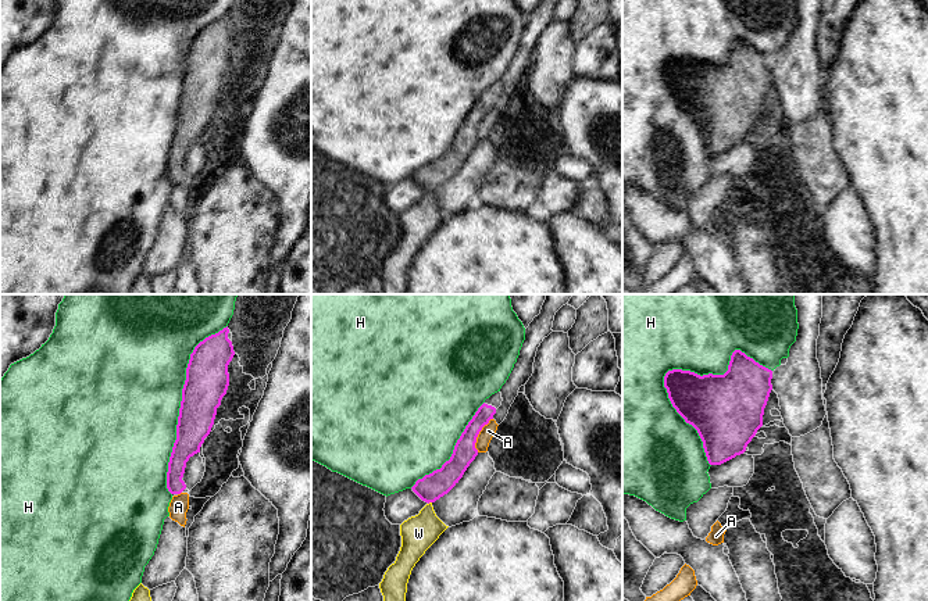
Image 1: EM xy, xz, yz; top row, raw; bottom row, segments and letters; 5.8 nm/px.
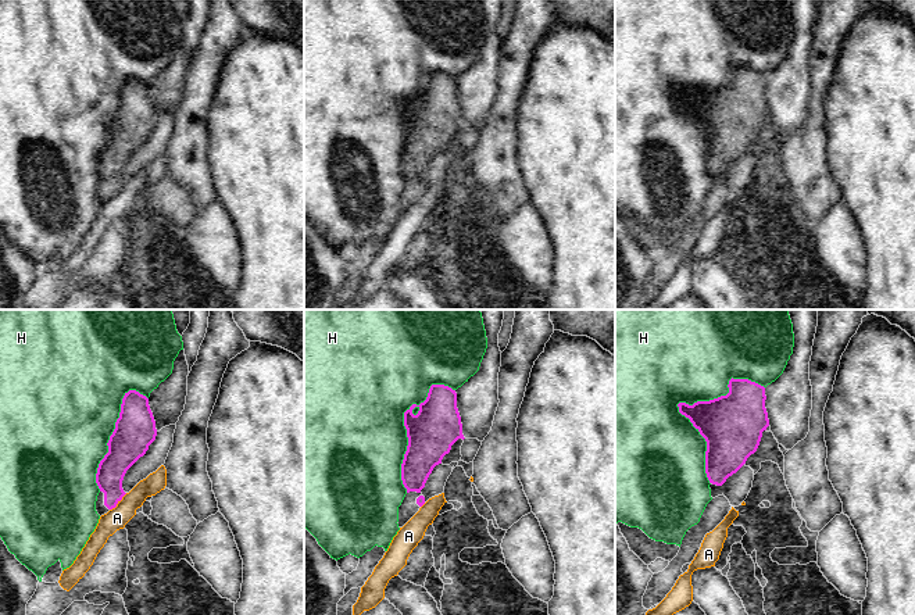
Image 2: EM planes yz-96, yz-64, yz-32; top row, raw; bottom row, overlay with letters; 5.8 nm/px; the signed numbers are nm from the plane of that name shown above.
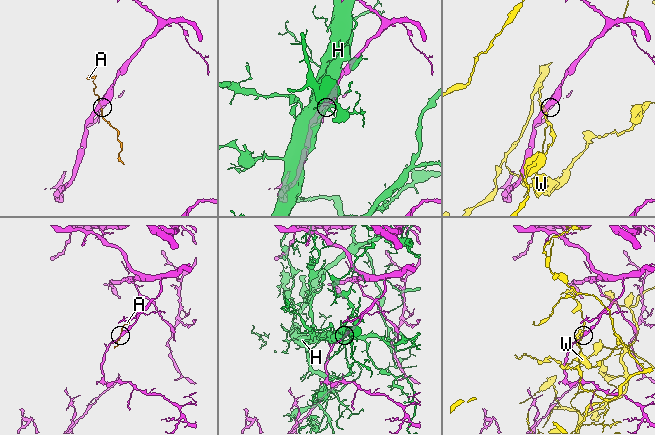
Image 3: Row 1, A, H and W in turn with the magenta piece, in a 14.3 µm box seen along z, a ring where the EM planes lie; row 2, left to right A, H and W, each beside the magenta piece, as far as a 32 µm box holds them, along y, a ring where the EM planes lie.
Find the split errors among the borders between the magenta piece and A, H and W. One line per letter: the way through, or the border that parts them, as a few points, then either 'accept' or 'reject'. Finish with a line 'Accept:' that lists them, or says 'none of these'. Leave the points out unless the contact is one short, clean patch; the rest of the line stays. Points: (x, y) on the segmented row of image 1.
A: reject
H: reject
W: reject
Accept: none of these

